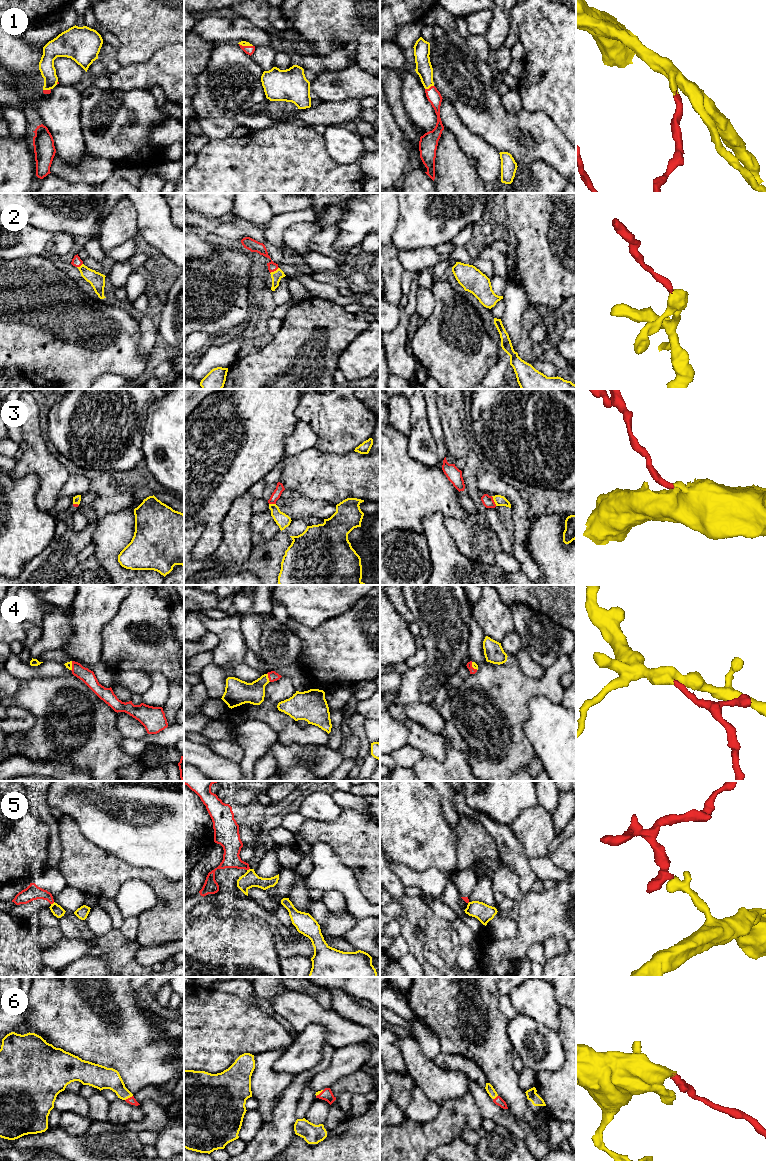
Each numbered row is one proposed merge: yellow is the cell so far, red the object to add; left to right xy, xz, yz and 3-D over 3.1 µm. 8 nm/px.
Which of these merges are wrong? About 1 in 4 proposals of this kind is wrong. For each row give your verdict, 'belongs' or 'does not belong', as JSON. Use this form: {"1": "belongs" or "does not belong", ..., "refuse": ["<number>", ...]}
{"1": "belongs", "2": "belongs", "3": "belongs", "4": "belongs", "5": "does not belong", "6": "belongs", "refuse": ["5"]}

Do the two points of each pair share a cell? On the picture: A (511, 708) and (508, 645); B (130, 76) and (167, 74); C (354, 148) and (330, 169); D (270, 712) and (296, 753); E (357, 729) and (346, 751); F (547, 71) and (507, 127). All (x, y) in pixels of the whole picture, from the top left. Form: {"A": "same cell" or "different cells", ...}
{"A": "different cells", "B": "same cell", "C": "different cells", "D": "different cells", "E": "different cells", "F": "different cells"}

